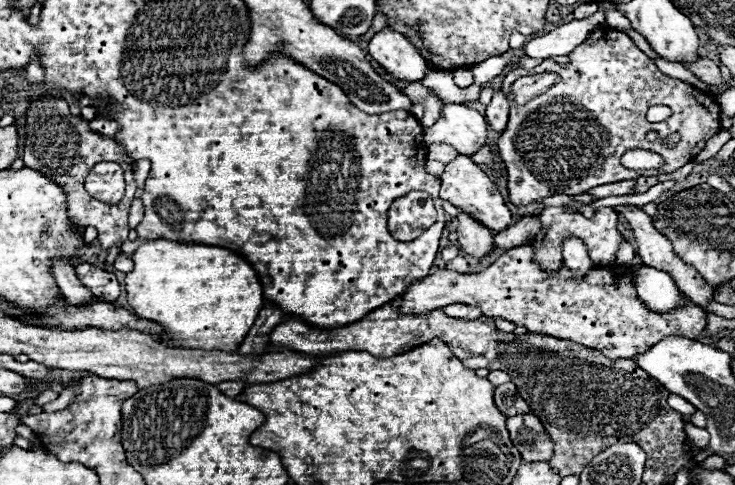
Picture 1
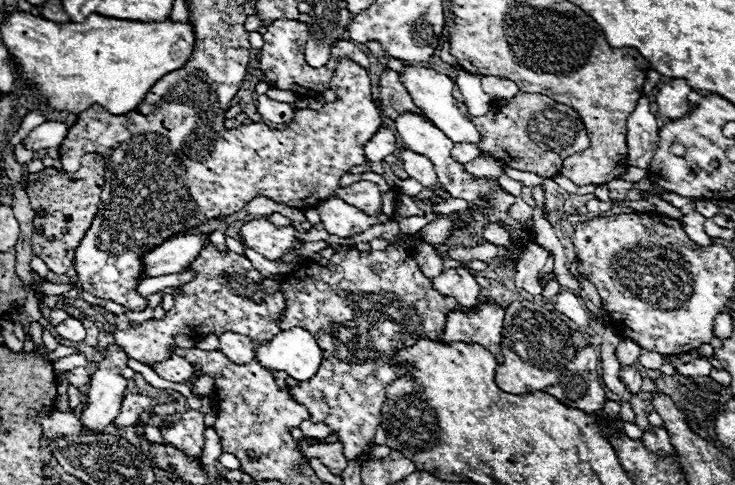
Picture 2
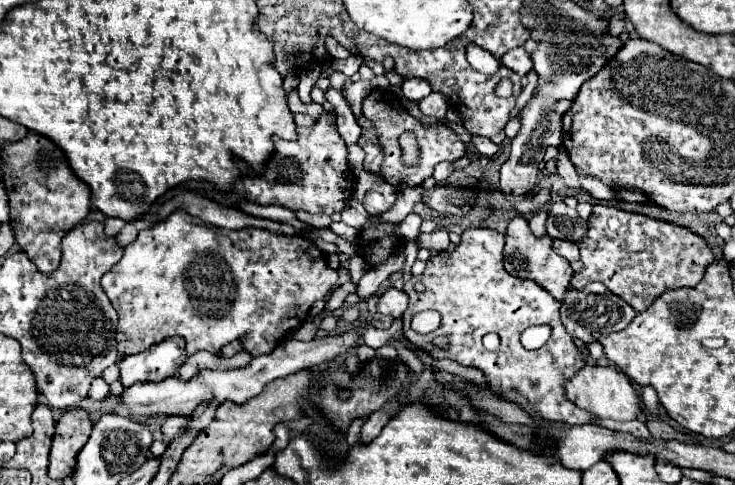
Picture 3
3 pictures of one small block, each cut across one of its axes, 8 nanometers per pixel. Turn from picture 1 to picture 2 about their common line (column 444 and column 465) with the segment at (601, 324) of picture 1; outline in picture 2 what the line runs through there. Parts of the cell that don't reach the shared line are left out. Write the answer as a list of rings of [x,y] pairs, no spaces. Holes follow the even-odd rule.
[[[466,268],[444,270],[432,280],[432,284],[438,292],[442,292],[444,296],[456,298],[456,302],[466,308],[474,308],[476,298],[480,294],[480,286],[476,284],[474,276]]]

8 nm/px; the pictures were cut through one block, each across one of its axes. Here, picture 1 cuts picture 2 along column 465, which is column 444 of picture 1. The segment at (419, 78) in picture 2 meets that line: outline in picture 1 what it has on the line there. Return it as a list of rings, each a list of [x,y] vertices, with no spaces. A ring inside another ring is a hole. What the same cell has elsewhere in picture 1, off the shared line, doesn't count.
[[[464,104],[442,106],[436,124],[424,130],[426,144],[450,144],[466,156],[472,156],[480,146],[484,146],[486,136],[488,126],[484,116]]]

